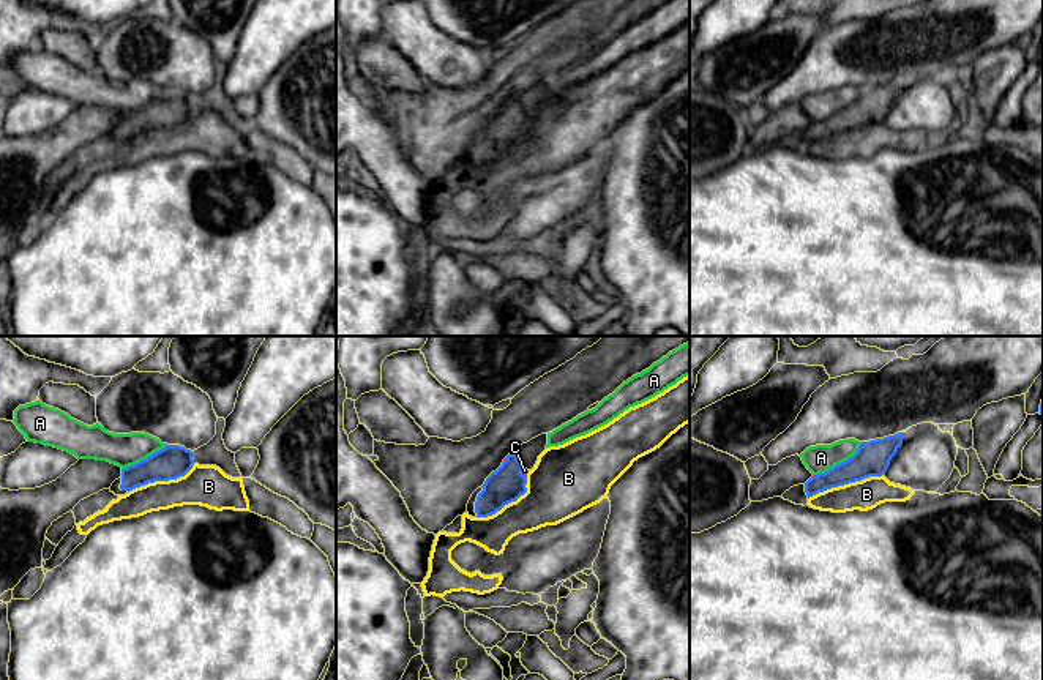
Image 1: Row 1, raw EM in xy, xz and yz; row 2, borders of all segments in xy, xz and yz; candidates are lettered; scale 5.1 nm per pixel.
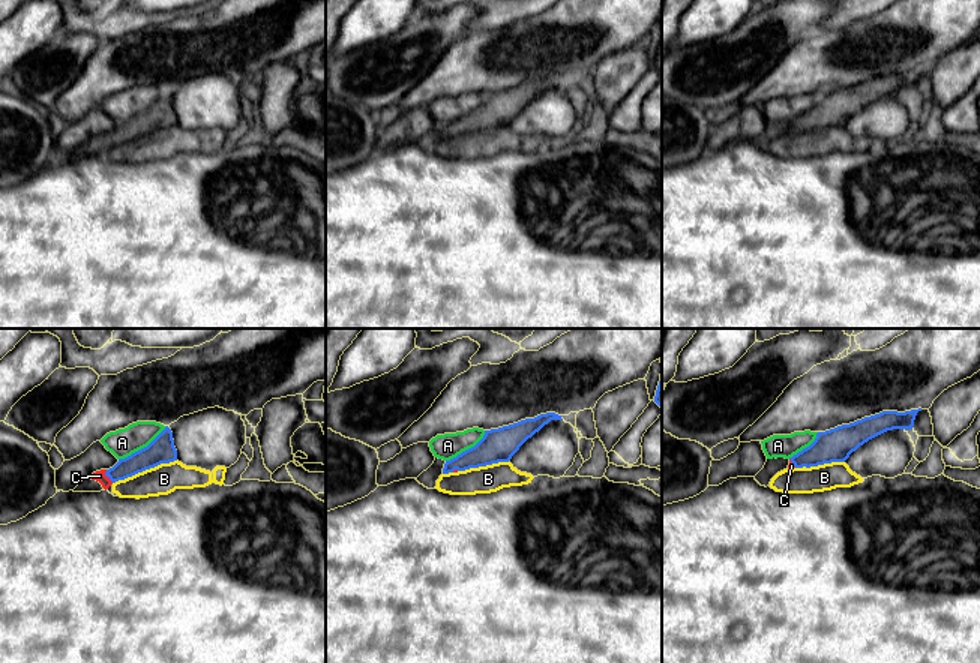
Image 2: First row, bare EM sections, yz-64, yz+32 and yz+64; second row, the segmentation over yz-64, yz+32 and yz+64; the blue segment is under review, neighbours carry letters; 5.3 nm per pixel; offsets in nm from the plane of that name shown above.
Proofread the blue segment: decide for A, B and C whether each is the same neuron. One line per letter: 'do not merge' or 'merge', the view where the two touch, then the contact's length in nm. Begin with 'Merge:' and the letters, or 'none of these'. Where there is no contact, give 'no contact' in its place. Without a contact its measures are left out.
Merge: C
A: do not merge | yz | 300 nm
B: do not merge | xy | 380 nm
C: merge | xz | 80 nm

